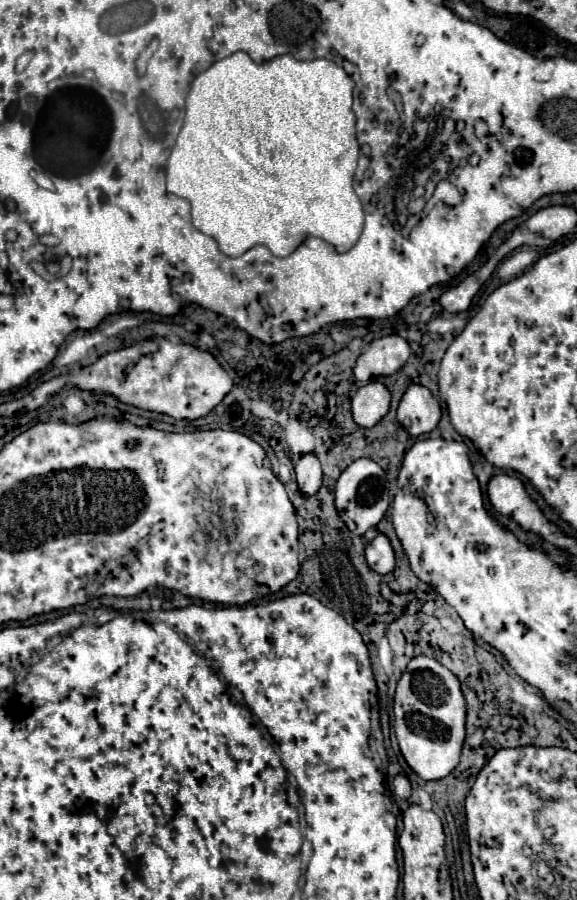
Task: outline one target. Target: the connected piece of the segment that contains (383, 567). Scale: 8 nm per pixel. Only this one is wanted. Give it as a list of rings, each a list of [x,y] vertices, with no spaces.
[[[376,534],[376,538],[366,546],[366,562],[378,574],[394,570],[394,550],[384,534]]]

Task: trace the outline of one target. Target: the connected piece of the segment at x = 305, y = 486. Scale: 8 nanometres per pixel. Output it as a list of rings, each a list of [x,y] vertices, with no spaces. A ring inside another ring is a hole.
[[[304,454],[296,464],[296,478],[304,496],[314,496],[322,486],[322,468],[314,454]]]

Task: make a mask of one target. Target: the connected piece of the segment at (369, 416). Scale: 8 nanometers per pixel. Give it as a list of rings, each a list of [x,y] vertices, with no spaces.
[[[368,382],[352,398],[354,422],[362,428],[374,426],[390,410],[390,392],[382,382]]]

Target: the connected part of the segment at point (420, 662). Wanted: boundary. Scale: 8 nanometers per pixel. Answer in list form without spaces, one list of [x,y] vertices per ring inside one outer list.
[[[416,656],[410,660],[406,672],[398,680],[396,696],[394,696],[394,728],[396,738],[400,744],[400,752],[406,758],[408,766],[422,778],[422,780],[440,780],[448,776],[460,762],[460,752],[466,736],[466,700],[460,690],[460,680],[442,666],[436,658]]]

